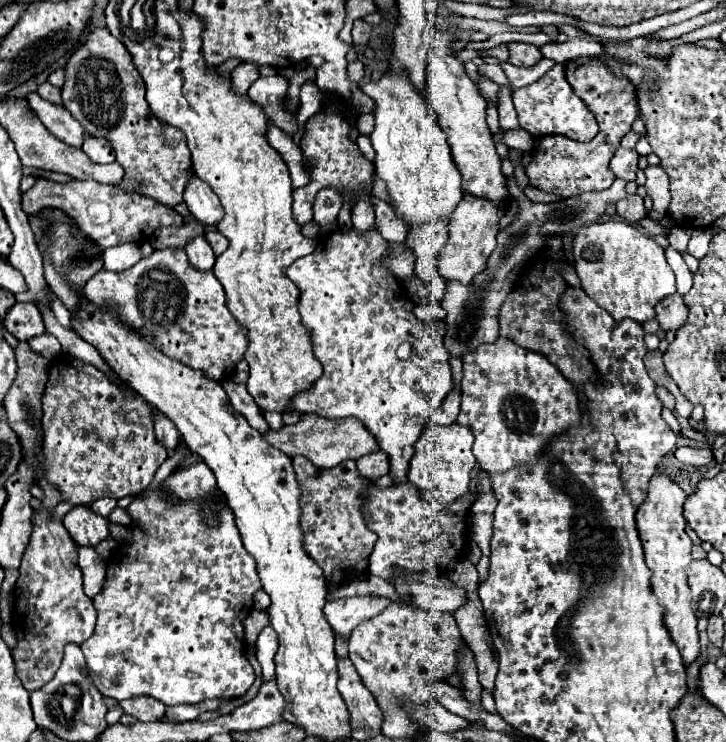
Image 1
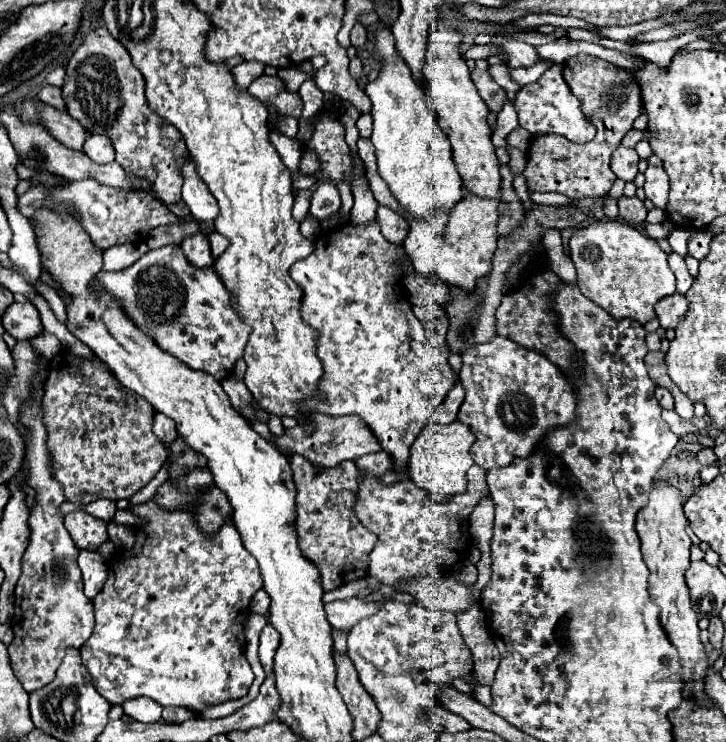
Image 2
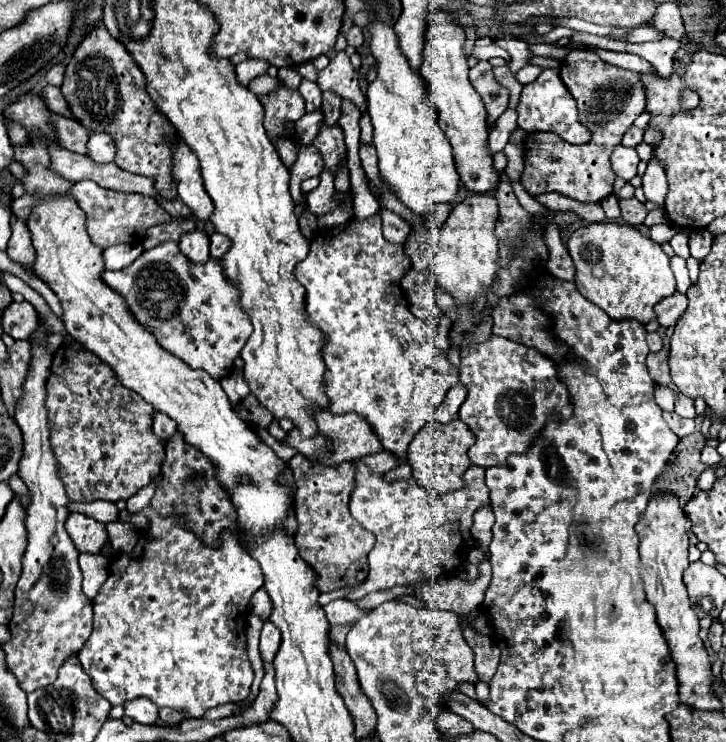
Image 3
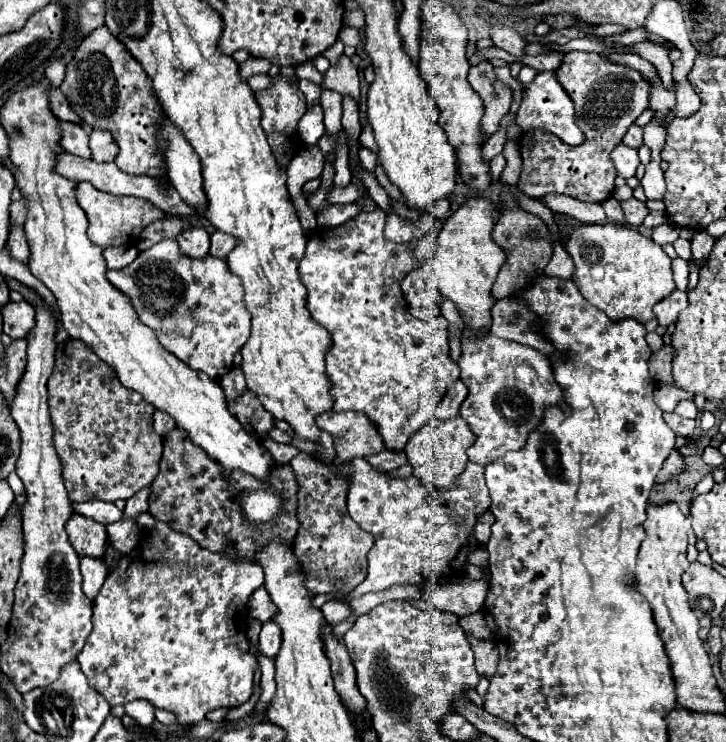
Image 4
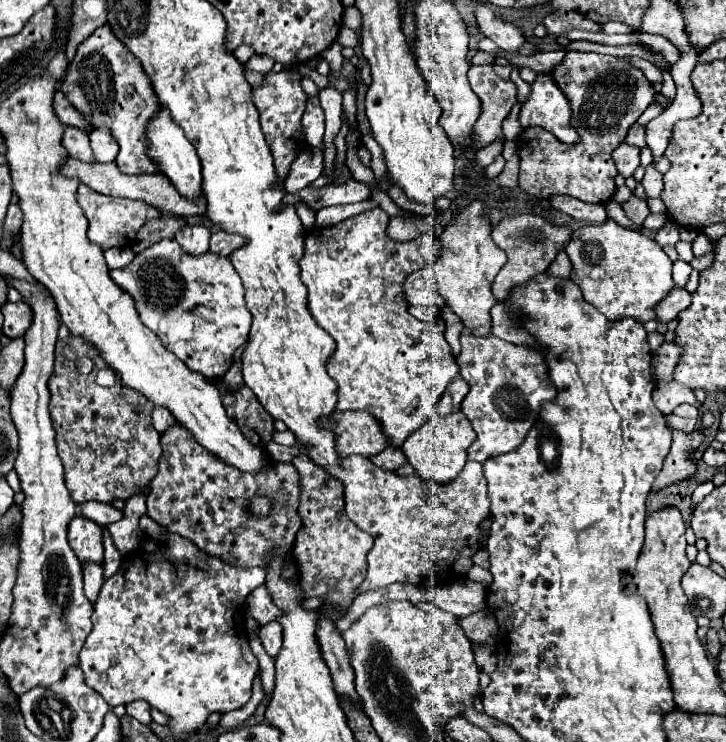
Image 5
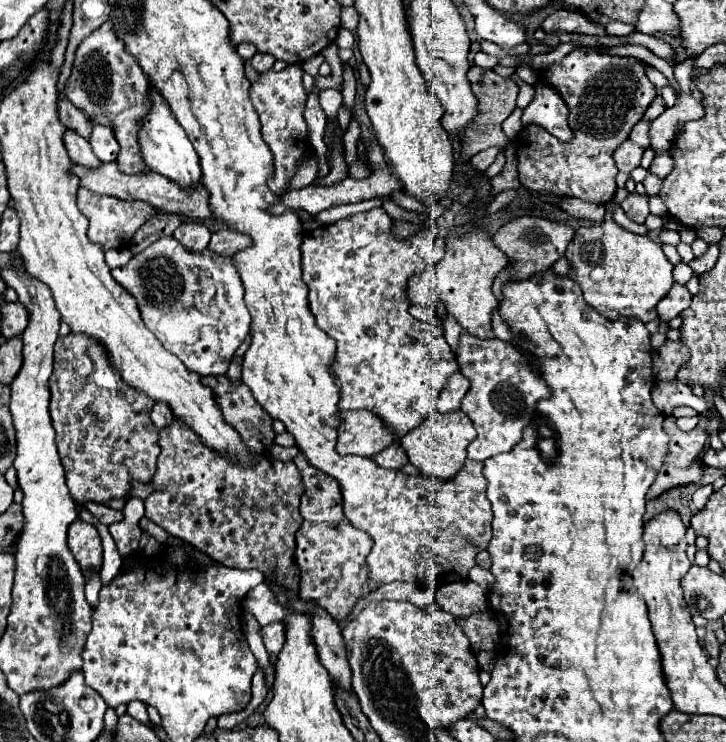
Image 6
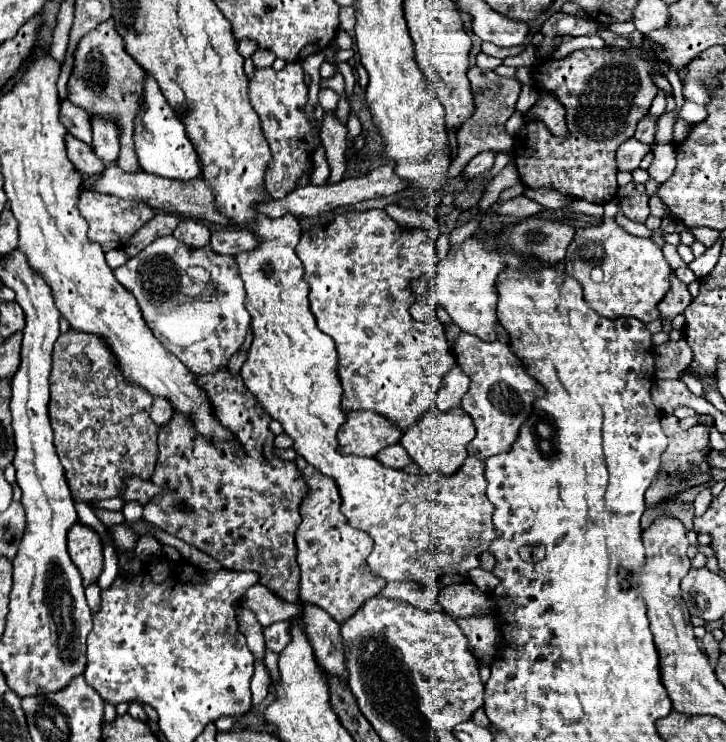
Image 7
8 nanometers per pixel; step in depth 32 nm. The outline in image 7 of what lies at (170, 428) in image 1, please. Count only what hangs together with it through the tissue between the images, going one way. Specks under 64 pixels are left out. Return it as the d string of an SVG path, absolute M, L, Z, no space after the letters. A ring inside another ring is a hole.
M154 398L150 418L152 418L158 426L166 424L166 422L172 418L172 412L174 412L174 406L172 406L166 398Z

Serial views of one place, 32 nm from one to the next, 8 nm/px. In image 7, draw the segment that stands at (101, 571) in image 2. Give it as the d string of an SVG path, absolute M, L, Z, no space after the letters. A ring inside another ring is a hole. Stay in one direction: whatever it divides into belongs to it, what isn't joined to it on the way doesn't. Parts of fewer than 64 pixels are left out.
M92 584L86 588L86 602L88 602L92 614L96 614L96 610L100 610L100 588L98 588L98 584Z

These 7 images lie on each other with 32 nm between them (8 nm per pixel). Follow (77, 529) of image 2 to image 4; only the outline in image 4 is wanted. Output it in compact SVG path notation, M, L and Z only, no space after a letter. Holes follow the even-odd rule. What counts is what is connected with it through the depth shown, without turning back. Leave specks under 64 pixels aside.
M74 514L66 524L66 532L68 532L72 548L76 550L76 554L80 558L82 556L90 556L90 558L102 558L104 556L106 528L102 524L94 522L92 518Z

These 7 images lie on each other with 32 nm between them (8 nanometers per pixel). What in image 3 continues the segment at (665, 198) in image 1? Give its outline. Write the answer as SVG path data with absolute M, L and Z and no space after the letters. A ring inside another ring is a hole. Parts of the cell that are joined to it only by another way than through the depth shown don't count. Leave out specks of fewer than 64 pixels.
M654 152L652 160L648 162L648 168L642 176L642 188L644 188L646 200L664 204L664 198L668 194L668 182L666 182L666 174L664 174L664 168L660 166L656 152Z

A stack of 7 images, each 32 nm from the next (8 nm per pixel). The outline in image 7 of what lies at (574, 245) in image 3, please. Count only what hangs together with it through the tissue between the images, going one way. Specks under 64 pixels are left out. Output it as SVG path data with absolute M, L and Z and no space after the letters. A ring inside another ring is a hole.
M618 200L604 204L604 222L600 226L588 226L576 230L574 240L568 246L564 270L574 276L584 288L584 300L592 310L606 318L632 316L648 324L660 318L658 302L668 292L670 266L662 250L648 238L636 238L616 224L612 213L618 213Z

